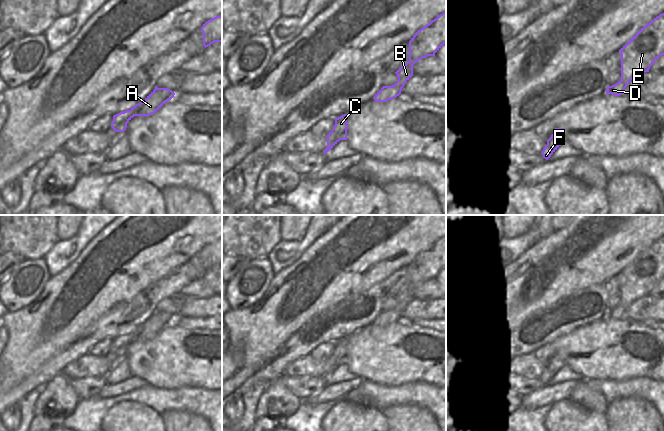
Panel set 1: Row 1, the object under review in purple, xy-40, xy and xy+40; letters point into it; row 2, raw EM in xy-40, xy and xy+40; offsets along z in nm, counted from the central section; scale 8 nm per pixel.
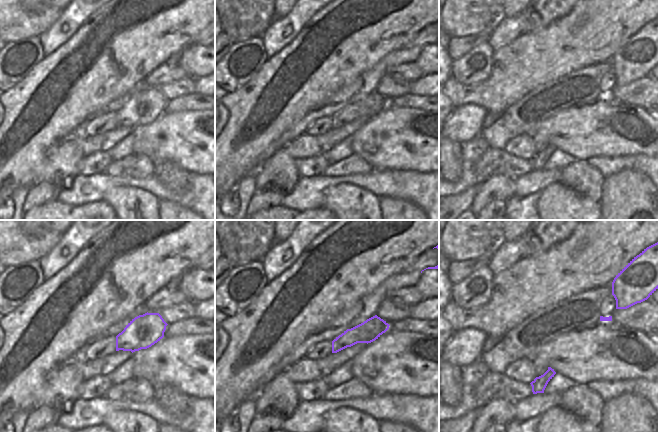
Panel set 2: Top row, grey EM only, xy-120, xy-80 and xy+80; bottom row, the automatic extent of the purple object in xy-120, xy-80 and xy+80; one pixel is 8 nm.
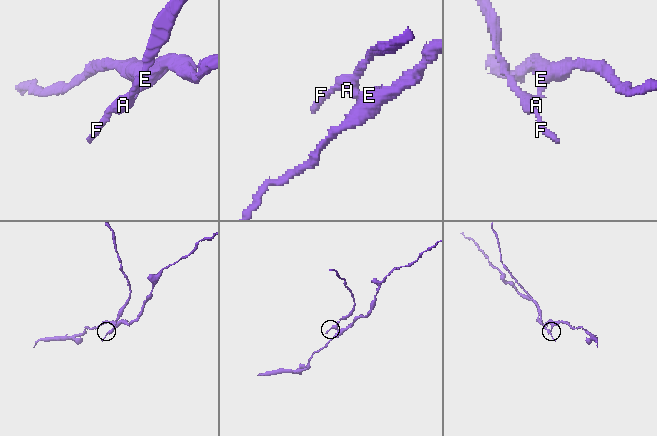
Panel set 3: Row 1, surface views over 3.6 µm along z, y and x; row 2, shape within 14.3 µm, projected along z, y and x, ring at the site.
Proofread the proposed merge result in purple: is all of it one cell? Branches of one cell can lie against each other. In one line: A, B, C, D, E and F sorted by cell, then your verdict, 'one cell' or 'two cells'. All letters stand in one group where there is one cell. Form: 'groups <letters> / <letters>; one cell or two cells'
groups A C D F / B E; two cells

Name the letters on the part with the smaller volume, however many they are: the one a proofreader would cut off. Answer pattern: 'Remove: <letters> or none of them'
Remove: A, C, D, F

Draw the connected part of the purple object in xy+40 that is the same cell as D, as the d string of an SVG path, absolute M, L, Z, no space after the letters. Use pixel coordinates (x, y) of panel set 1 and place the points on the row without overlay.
M620 304L612 310L607 310L606 318L612 318L614 320L625 318L625 310L623 309L623 305Z

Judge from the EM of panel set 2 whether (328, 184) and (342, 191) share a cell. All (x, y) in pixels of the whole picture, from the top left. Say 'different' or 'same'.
different

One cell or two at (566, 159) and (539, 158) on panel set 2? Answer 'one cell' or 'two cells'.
one cell

